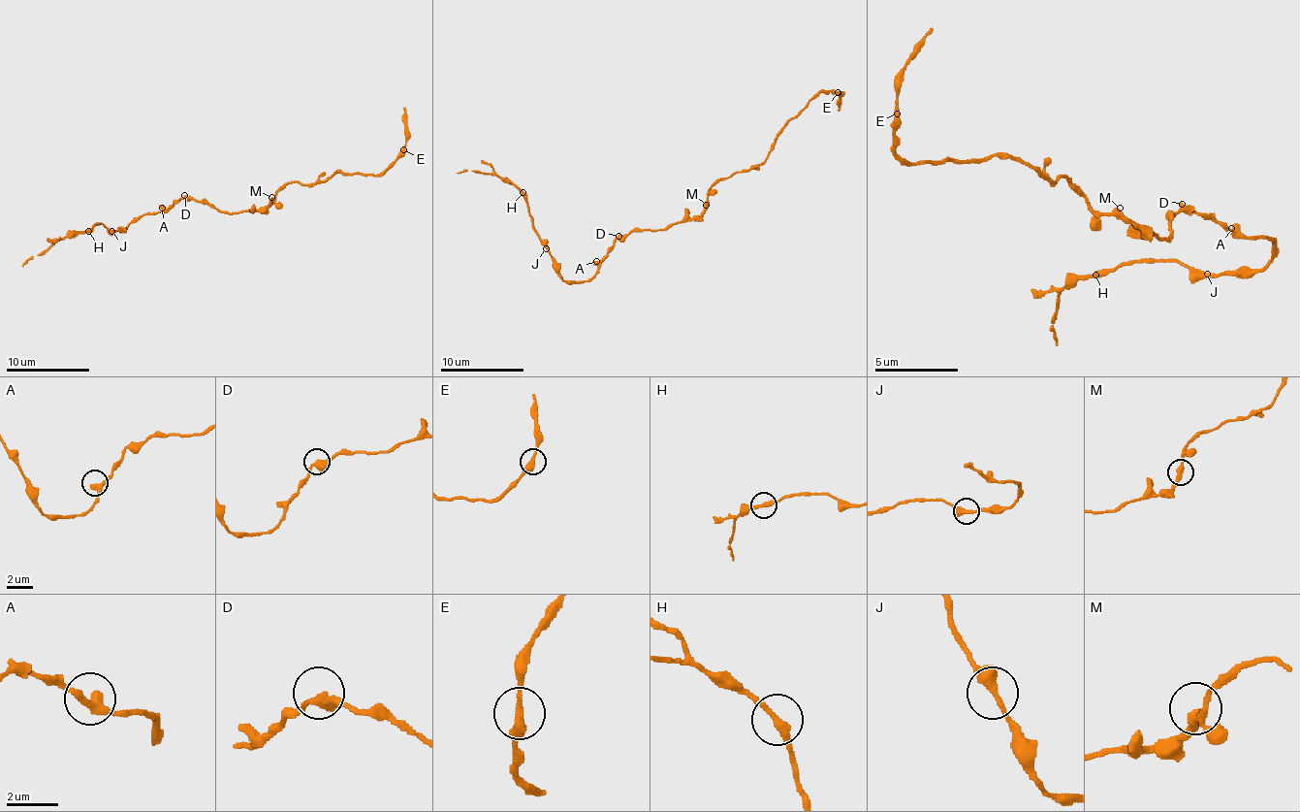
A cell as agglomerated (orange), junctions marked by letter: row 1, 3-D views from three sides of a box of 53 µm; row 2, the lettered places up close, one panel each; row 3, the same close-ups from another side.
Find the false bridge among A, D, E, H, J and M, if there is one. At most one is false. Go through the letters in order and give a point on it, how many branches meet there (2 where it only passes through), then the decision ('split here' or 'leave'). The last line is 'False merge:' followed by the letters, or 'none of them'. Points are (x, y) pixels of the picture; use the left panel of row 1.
A: at (162, 208); 2 branches meet; leave
D: at (184, 195); 2 branches meet; leave
E: at (403, 149); 2 branches meet; split here
H: at (88, 231); 2 branches meet; leave
J: at (111, 231); 2 branches meet; leave
M: at (271, 197); 2 branches meet; leave
False merge: E

